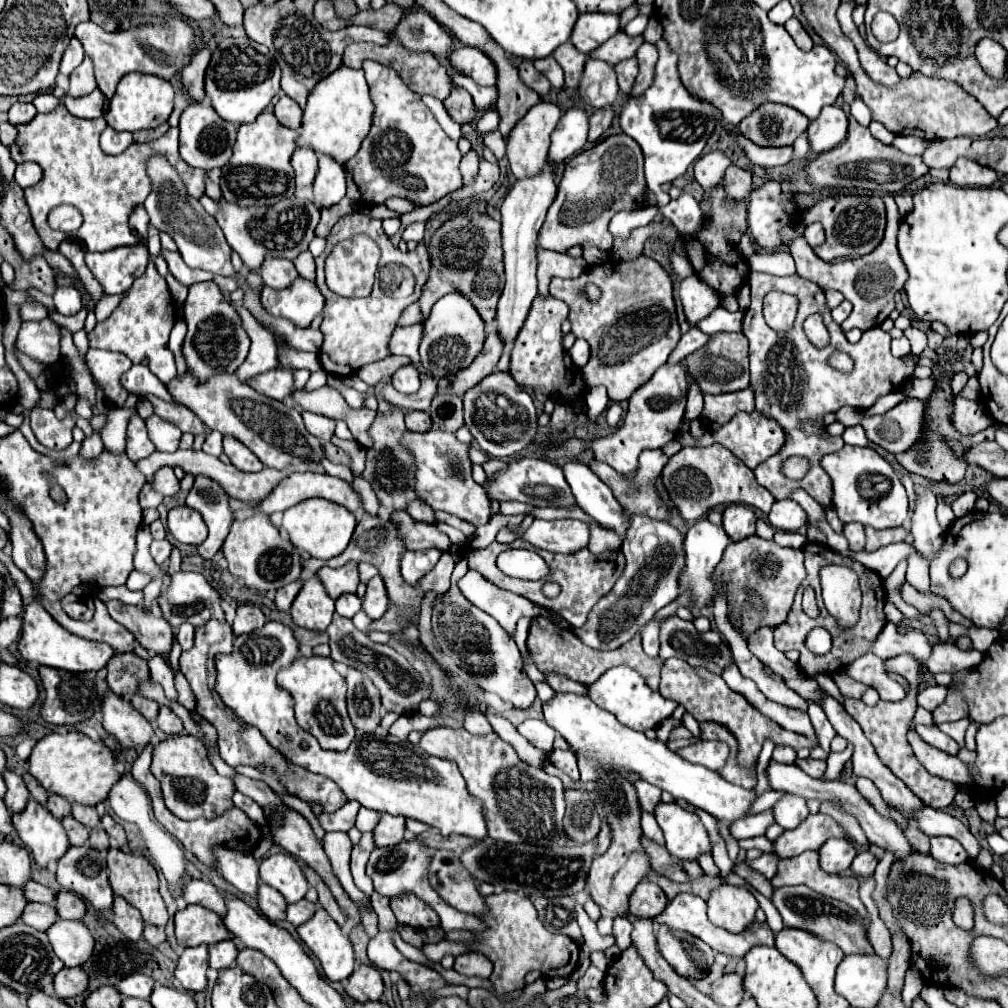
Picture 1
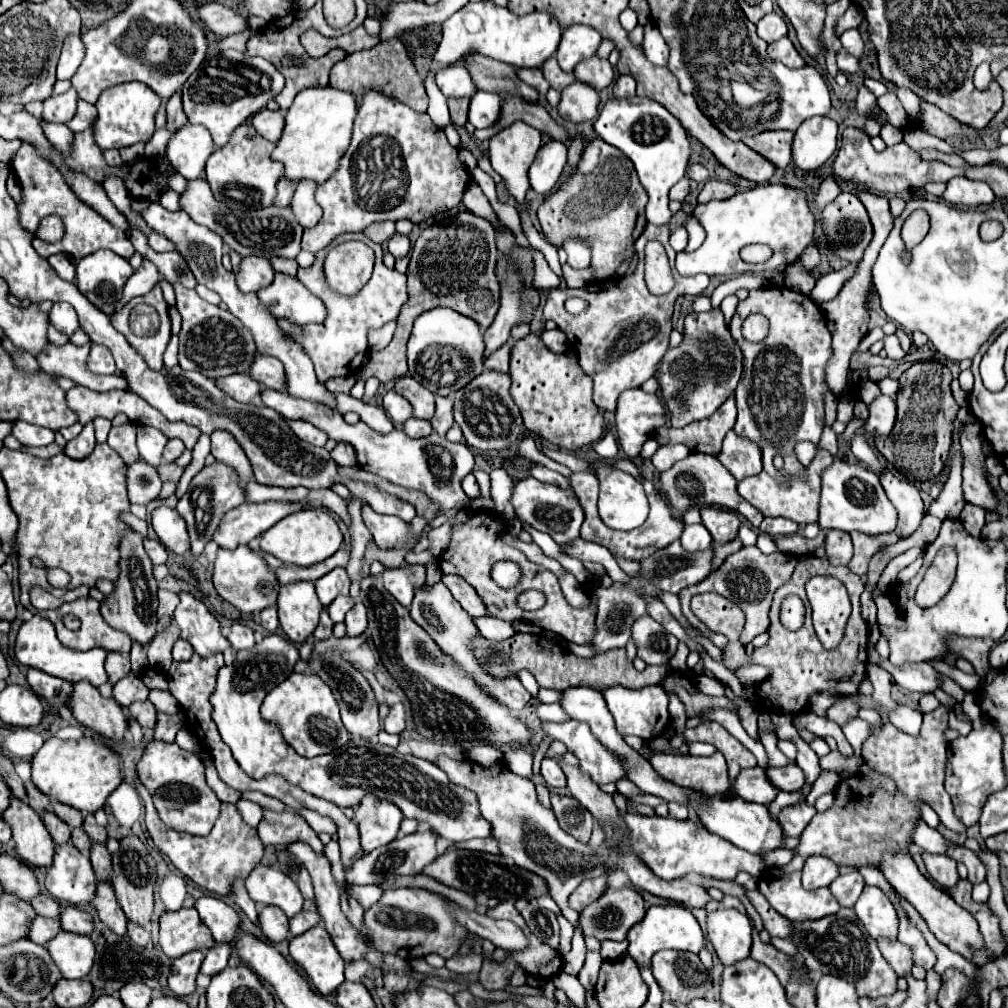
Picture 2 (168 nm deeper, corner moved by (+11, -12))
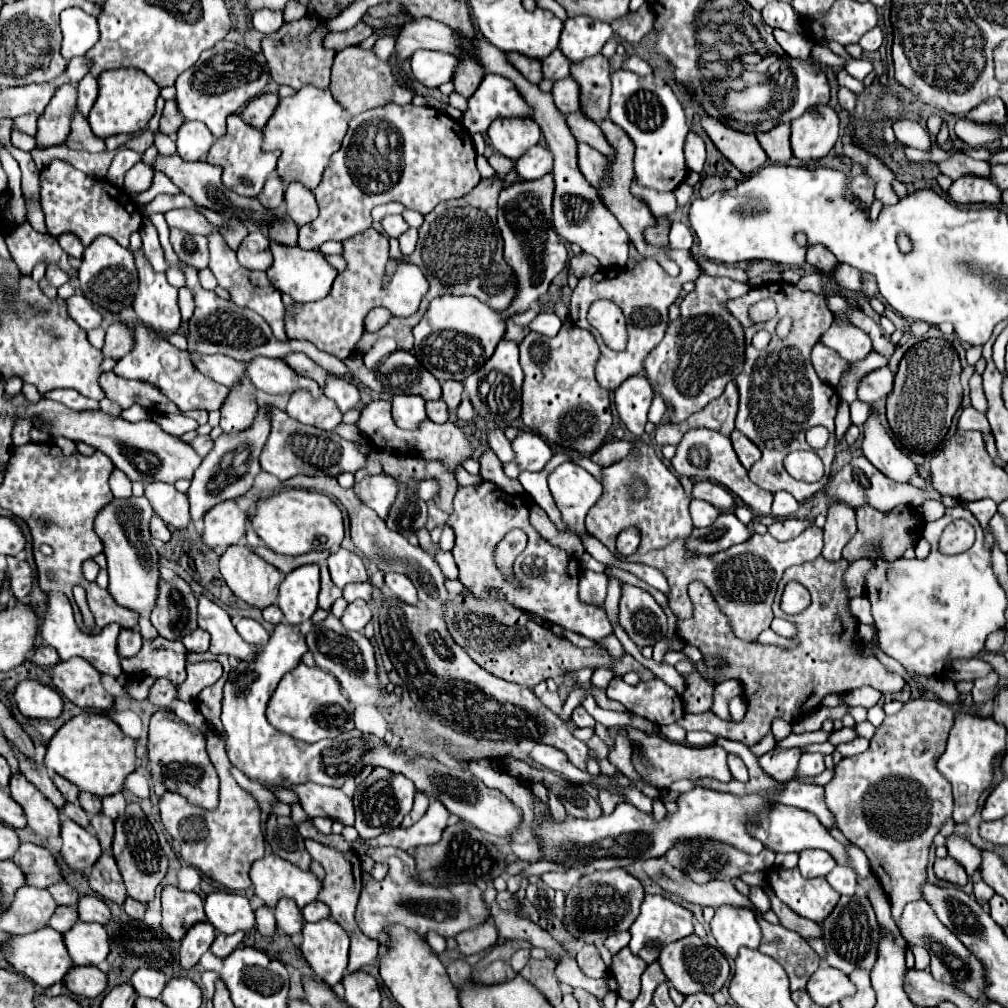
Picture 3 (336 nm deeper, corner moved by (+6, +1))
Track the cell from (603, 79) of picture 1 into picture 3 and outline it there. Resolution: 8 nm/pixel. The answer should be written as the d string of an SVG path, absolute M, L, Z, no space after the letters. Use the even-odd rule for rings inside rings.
M567 76L565 80L557 80L553 84L553 98L555 98L555 104L557 108L567 114L567 112L577 112L581 108L581 88L579 84Z

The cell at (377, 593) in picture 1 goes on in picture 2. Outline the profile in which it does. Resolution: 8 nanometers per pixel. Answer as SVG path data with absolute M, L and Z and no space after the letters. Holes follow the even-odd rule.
M356 603L354 609L350 609L346 613L346 635L348 637L358 637L366 631L366 625L368 625L368 619L366 619L366 609L362 603Z

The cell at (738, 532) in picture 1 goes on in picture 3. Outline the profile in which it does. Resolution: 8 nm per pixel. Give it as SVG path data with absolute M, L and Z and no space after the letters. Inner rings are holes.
M695 482L693 486L693 496L697 500L705 500L713 504L719 512L729 512L733 508L733 496L719 484L713 482Z

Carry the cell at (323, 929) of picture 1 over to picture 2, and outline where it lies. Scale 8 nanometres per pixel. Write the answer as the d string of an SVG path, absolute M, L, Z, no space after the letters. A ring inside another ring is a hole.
M320 925L290 941L290 957L320 995L330 995L344 983L344 959L336 951L328 931Z

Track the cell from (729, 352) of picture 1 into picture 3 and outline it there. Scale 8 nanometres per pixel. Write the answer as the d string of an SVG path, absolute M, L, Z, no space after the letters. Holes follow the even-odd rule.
M701 274L695 280L695 290L681 302L679 320L671 322L661 344L645 360L645 374L655 392L673 406L671 422L683 422L699 412L705 404L719 398L733 378L739 376L745 364L745 334L743 326L727 310L727 302L749 292L747 284Z

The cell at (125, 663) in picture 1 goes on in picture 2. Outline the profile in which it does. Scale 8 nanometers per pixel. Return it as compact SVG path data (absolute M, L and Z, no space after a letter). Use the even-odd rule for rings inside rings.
M108 653L106 673L108 673L110 685L114 685L118 679L122 679L130 673L130 657L122 655L122 653Z

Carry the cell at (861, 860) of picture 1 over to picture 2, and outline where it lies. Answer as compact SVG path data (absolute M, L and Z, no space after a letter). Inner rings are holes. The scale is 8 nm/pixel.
M850 873L850 875L840 875L838 879L834 879L828 889L842 907L854 907L854 903L858 901L862 893L862 887L864 887L862 875Z

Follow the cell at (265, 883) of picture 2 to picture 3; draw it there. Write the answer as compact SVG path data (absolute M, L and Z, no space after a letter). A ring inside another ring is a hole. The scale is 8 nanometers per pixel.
M263 856L255 860L251 866L251 882L253 882L255 894L271 908L275 908L275 904L281 898L293 898L297 906L303 908L305 904L313 902L321 890L321 882L311 872L301 872L301 868L289 864L287 860L281 860L279 856Z

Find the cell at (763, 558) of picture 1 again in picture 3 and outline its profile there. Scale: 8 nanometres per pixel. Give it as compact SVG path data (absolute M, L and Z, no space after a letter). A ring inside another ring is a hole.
M637 440L639 452L601 470L601 484L603 494L597 504L589 510L585 518L587 532L601 540L619 560L627 562L641 562L661 570L669 582L669 608L681 620L691 616L691 600L687 596L687 586L691 580L701 580L711 588L717 604L729 616L733 624L733 632L743 640L757 640L757 634L767 630L773 612L771 604L775 598L777 582L781 580L785 568L793 564L803 564L815 560L823 550L823 530L817 526L807 528L797 538L779 542L771 534L753 534L743 544L731 546L725 552L715 556L687 556L683 548L685 530L691 530L691 514L689 514L689 498L683 492L681 482L677 476L657 458L655 450L645 442ZM629 476L641 476L649 484L649 496L641 504L629 504L625 488L629 488ZM625 528L637 528L641 532L641 544L633 556L623 556L615 548L615 538Z

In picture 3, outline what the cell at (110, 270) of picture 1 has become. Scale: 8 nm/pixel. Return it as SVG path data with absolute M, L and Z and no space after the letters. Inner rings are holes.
M97 236L83 252L83 262L79 268L79 284L83 294L103 310L119 312L125 306L131 306L137 292L137 268L133 252L119 246L109 236Z

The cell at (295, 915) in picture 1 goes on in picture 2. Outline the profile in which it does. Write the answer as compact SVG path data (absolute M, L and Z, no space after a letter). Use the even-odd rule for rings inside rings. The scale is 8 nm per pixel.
M300 911L296 917L290 919L290 933L292 935L302 935L302 933L306 933L308 929L312 929L318 923L320 923L320 915L318 913Z

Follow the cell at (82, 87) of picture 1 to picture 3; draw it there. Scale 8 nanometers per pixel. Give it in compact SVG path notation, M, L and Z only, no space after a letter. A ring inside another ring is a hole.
M65 82L53 94L41 120L37 120L35 140L39 148L57 146L67 140L75 108L77 108L77 86Z

